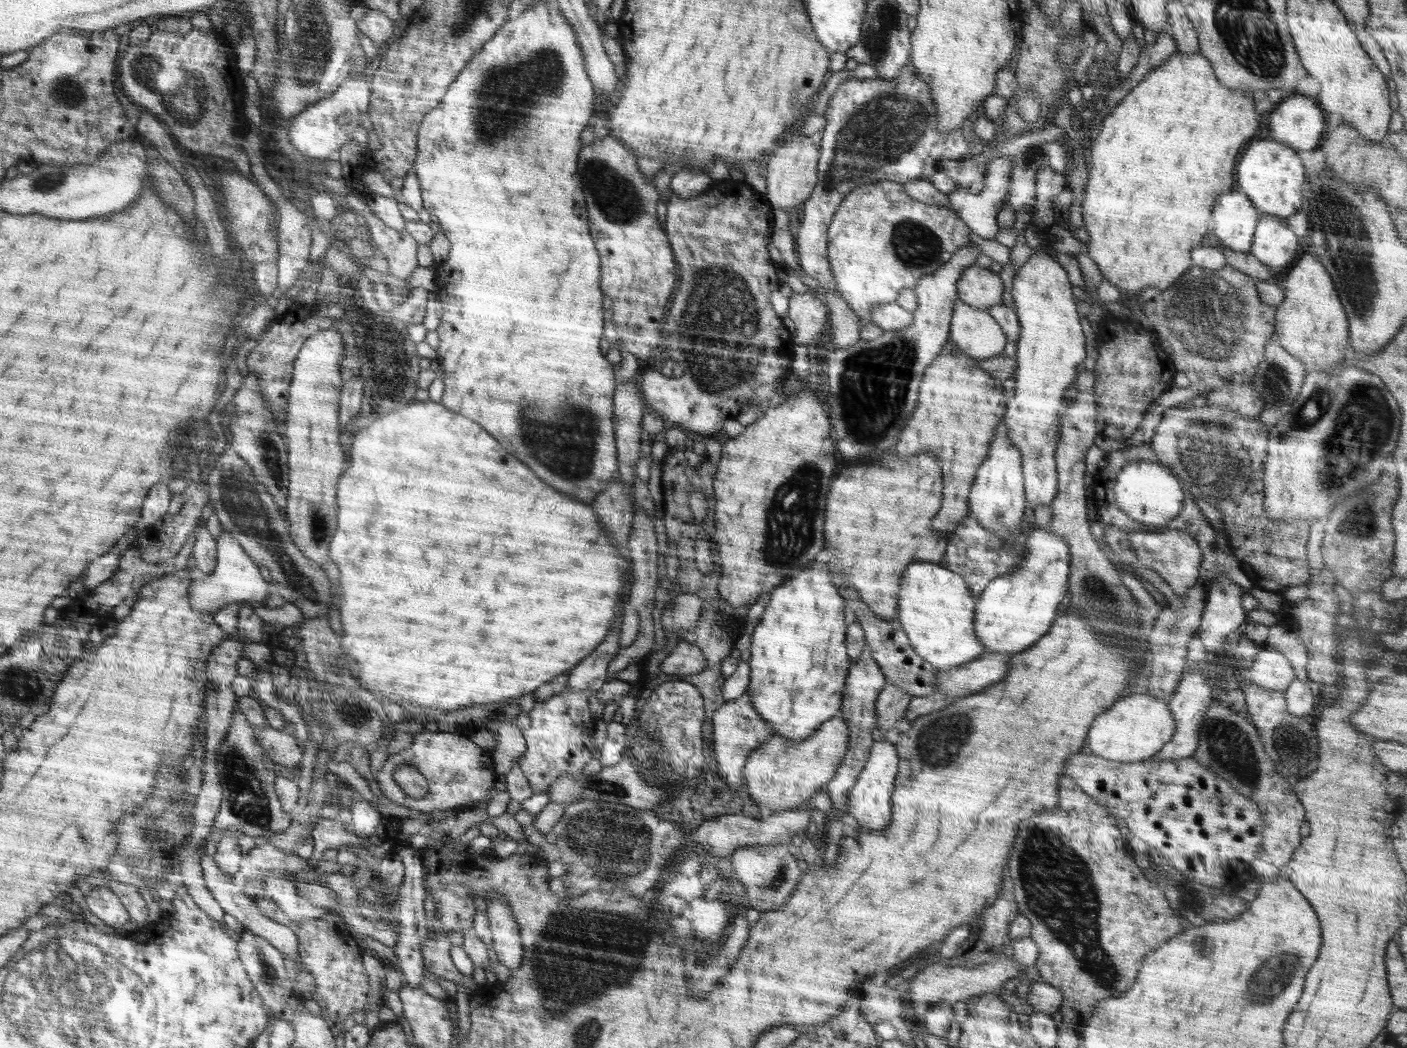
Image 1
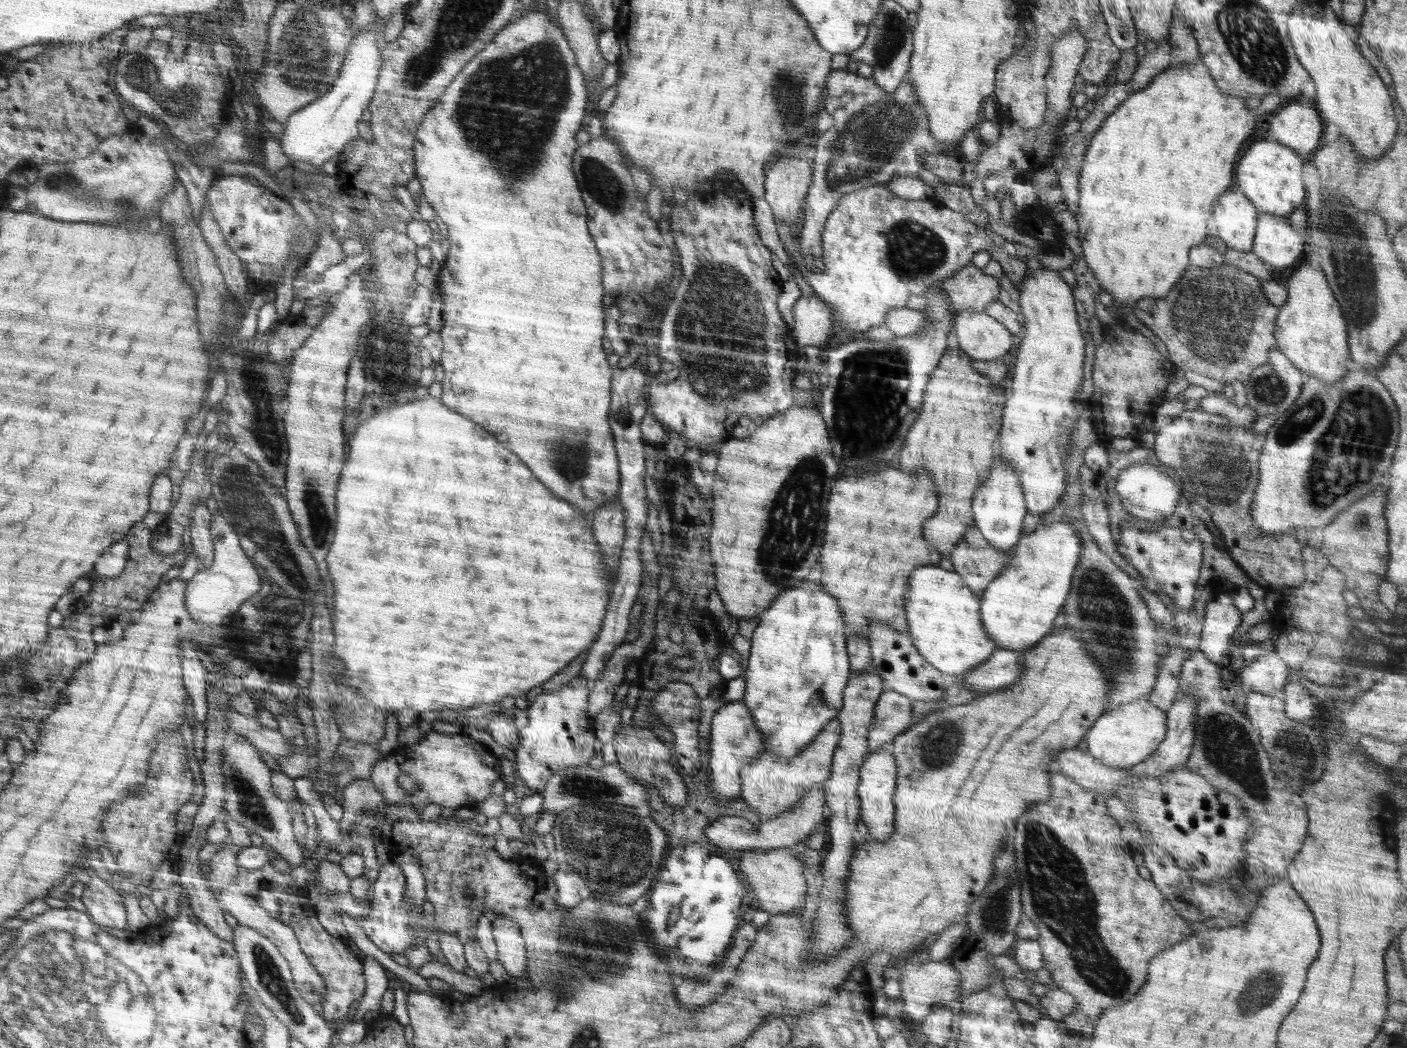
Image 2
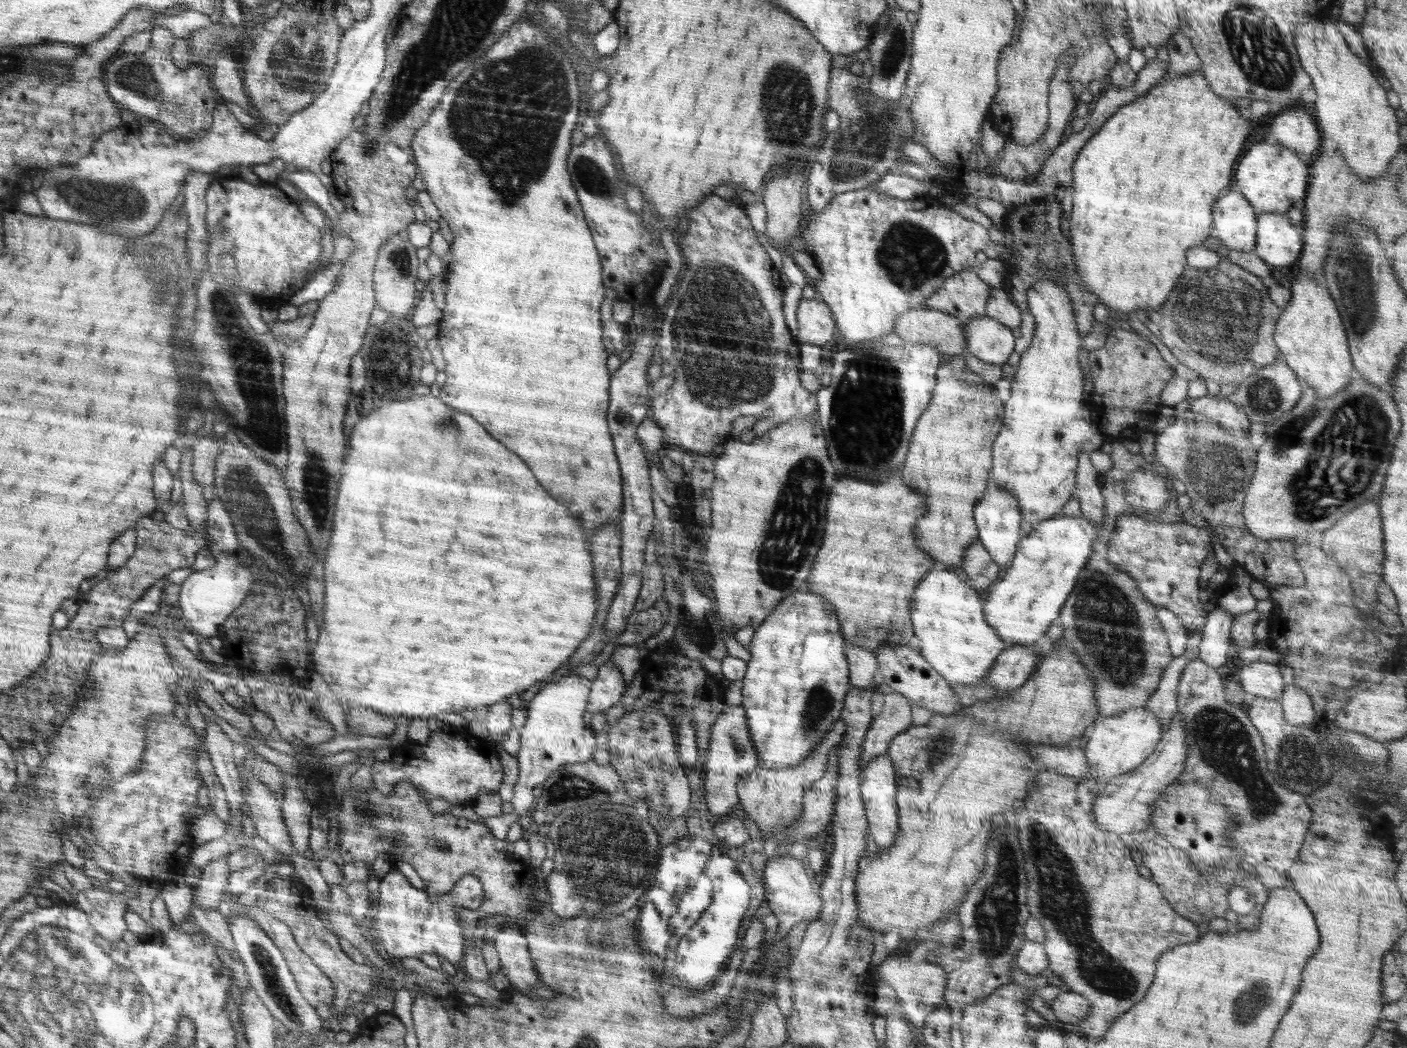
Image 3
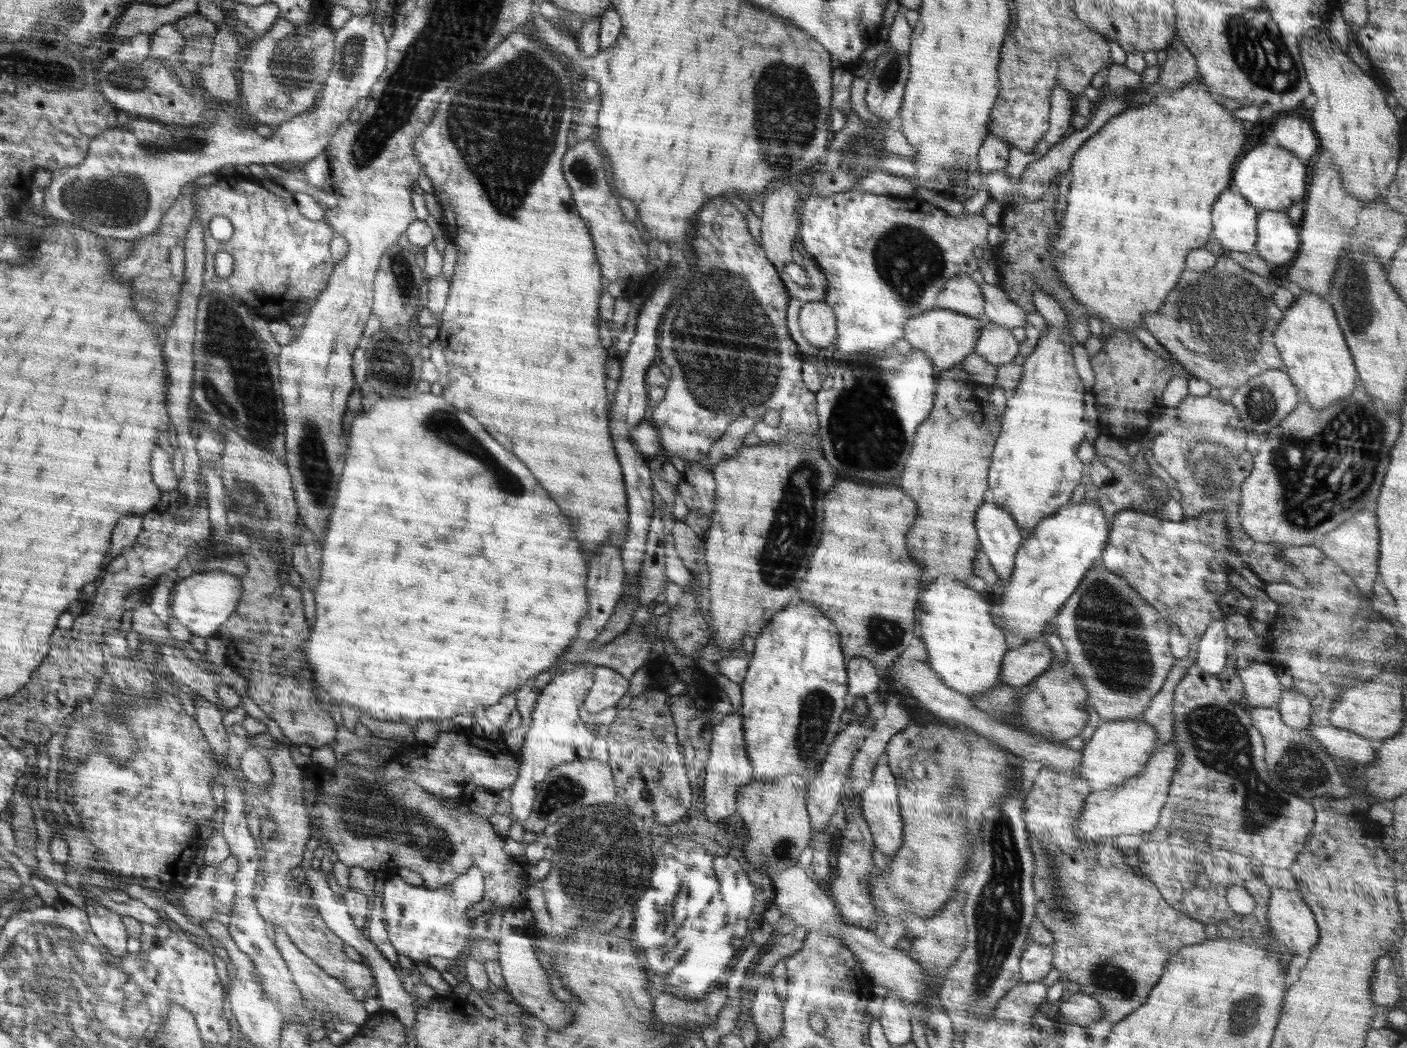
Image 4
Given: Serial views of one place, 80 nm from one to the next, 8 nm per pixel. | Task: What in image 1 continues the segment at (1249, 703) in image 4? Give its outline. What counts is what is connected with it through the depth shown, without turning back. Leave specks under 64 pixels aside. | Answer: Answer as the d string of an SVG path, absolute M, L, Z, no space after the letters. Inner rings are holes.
M1263 646L1252 663L1246 669L1246 682L1256 683L1269 691L1285 691L1293 680L1297 679L1292 663L1275 648Z

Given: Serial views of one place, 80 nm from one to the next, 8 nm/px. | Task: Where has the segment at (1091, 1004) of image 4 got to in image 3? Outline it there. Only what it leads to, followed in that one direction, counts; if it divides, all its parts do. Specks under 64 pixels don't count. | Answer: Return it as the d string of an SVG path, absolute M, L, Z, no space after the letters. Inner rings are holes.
M1062 991L1052 1000L1051 1008L1056 1015L1057 1023L1069 1027L1085 1019L1089 1011L1089 1002L1080 994Z

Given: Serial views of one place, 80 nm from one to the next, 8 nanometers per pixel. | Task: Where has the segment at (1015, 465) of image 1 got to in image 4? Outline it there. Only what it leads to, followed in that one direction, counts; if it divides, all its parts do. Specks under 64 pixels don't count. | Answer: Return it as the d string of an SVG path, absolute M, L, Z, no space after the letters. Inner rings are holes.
M984 502L976 511L975 527L981 549L987 554L989 562L999 579L1002 579L1003 586L1008 582L1014 572L1016 553L1022 544L1022 534L1014 517L1006 510L996 506L994 502Z

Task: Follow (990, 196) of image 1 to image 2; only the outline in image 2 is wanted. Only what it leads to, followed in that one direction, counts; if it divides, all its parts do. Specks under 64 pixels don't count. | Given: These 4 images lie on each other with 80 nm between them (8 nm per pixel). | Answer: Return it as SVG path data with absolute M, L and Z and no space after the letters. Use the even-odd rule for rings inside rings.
M941 183L934 188L933 199L956 212L962 213L968 219L968 222L975 224L978 229L986 231L986 234L991 234L991 230L988 228L988 211L977 205L973 196L966 192L963 185Z

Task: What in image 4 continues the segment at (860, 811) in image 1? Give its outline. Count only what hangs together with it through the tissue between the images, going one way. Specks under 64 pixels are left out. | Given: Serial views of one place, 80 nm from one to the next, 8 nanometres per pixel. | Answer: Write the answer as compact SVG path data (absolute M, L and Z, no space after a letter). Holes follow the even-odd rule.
M885 759L878 762L873 768L871 781L861 792L860 803L863 817L871 830L875 847L885 855L894 856L898 846L902 846L903 822L901 821L901 808L896 779Z

